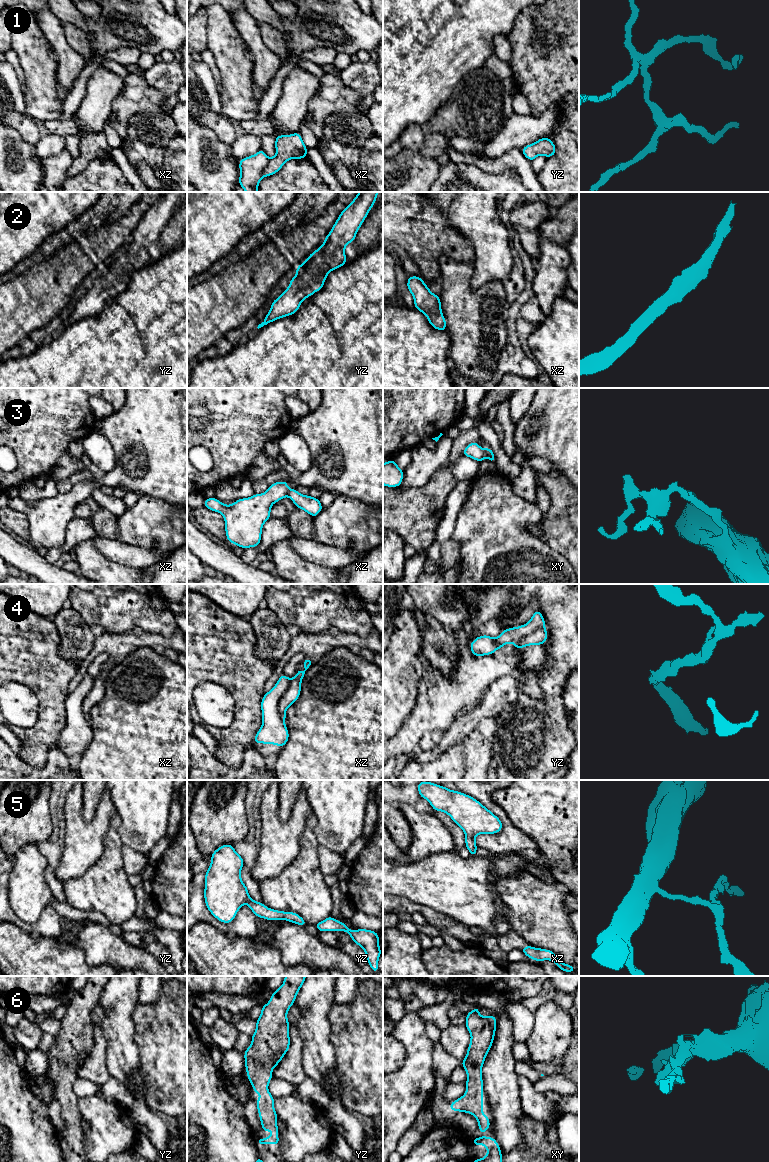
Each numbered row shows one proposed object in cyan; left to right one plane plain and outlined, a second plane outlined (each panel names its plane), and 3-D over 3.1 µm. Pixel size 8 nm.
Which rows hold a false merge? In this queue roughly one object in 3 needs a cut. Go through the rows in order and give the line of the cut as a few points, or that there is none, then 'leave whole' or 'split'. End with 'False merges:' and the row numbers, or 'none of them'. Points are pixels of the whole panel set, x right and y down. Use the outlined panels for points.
1: no cut | leave whole
2: no cut | leave whole
3: xz (289, 489), (286, 495) | split
4: xz (290, 680), (278, 706), (284, 722) | split
5: no cut | leave whole
6: no cut | leave whole
False merges: 3, 4

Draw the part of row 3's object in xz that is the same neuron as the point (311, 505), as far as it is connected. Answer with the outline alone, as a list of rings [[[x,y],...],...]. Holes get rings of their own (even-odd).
[[[289,489],[287,496],[292,500],[296,508],[304,510],[313,518],[323,509],[318,498],[309,495],[302,495],[297,491],[297,489]]]

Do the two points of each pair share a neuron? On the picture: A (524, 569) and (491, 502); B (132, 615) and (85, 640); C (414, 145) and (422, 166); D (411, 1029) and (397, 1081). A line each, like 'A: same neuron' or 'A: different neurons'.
A: same neuron
B: different neurons
C: different neurons
D: same neuron

